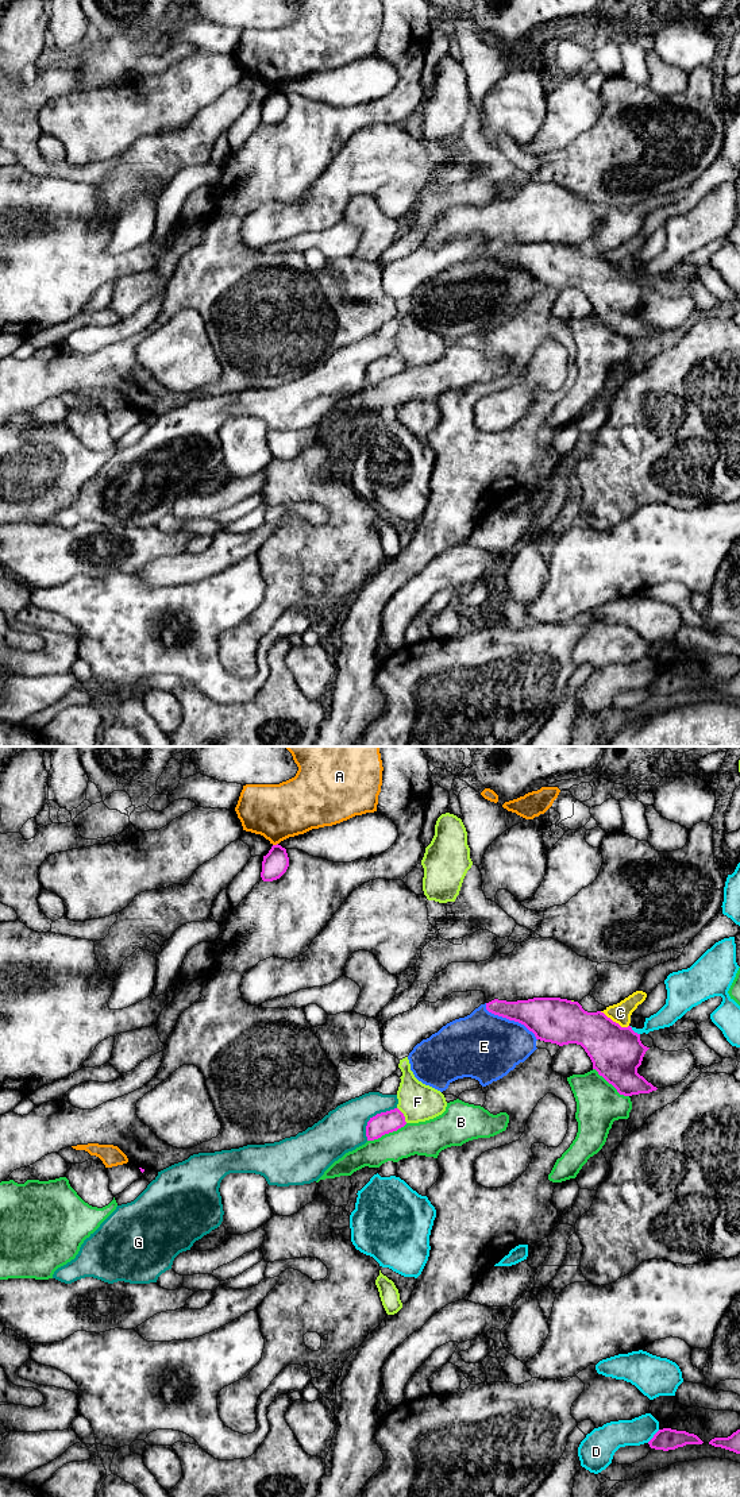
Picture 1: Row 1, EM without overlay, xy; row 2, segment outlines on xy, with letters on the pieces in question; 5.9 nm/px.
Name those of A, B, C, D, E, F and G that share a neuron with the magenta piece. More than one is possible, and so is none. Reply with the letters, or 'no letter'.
no letter

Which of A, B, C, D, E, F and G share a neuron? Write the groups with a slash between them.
A / B / C / D / E / F / G

